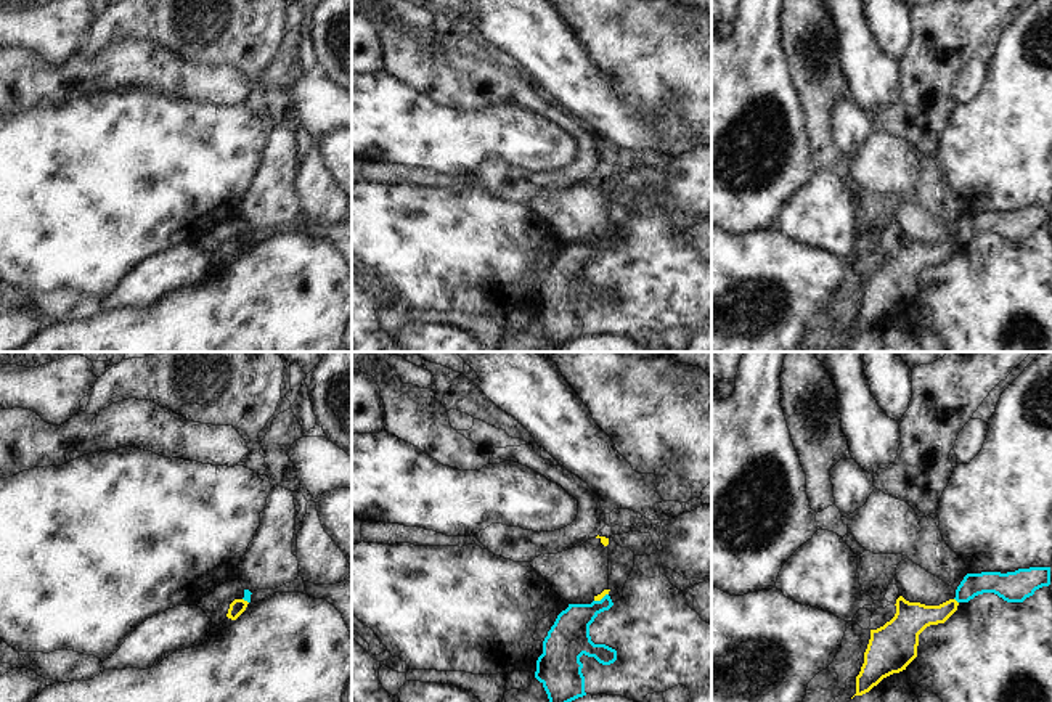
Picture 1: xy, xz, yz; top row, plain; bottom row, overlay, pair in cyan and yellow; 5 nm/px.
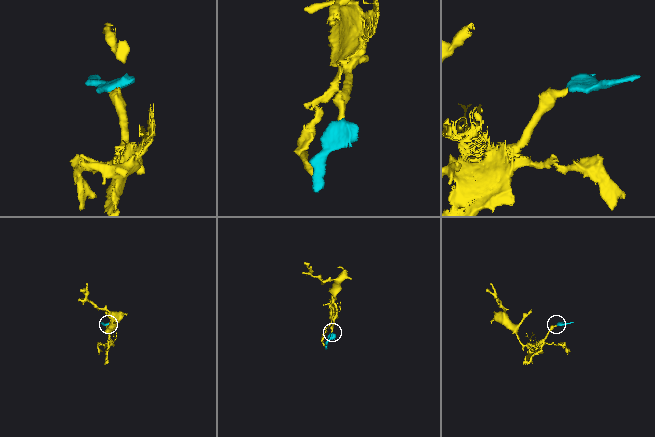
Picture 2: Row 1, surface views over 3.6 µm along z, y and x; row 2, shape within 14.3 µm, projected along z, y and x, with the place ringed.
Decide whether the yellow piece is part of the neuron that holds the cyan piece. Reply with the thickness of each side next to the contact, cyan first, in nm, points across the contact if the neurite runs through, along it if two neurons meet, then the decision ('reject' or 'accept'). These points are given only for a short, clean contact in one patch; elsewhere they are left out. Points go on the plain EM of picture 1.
120/170 nm | along yz (954, 238), (958, 243) | reject

